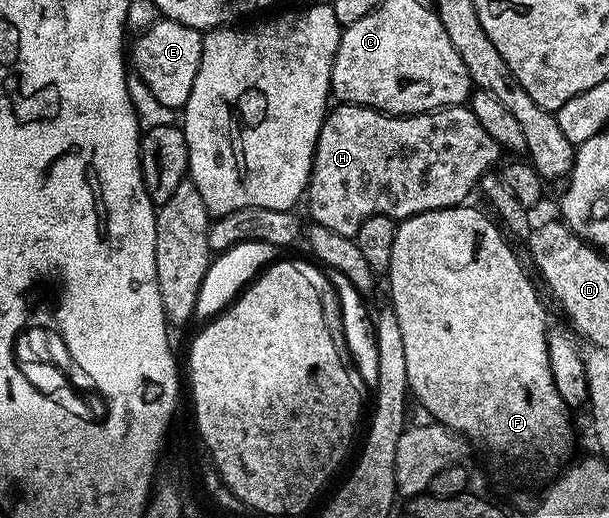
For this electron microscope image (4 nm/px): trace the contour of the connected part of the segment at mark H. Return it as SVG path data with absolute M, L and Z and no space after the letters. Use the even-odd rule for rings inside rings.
M337 104L326 113L317 137L313 174L307 191L309 214L316 225L331 228L331 232L339 232L339 236L356 239L359 224L371 216L400 220L462 205L468 199L465 197L478 189L481 177L502 161L501 157L503 151L499 143L483 132L483 124L475 120L472 110L465 104L404 116L387 114L369 106Z

